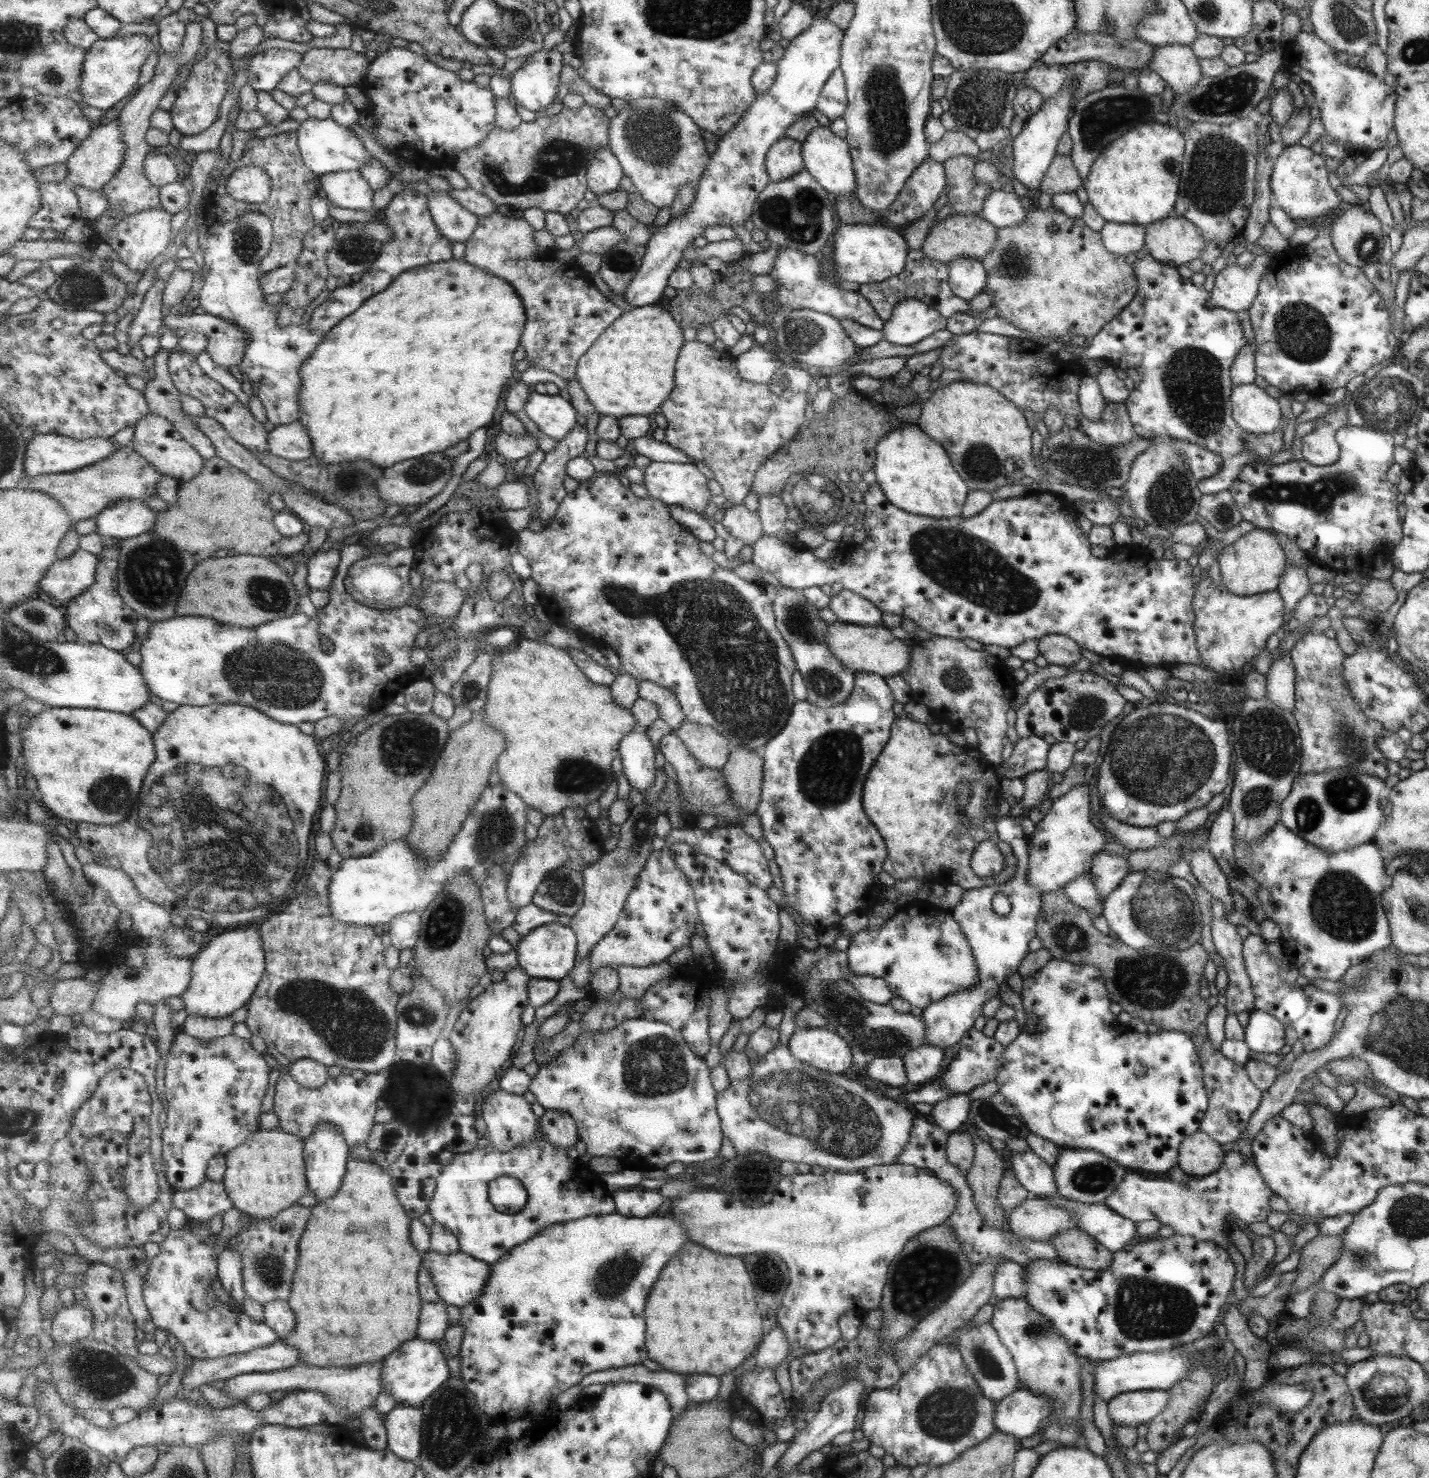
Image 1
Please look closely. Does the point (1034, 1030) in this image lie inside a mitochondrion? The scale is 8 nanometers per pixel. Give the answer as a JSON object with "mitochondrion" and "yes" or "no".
{"mitochondrion":"no"}

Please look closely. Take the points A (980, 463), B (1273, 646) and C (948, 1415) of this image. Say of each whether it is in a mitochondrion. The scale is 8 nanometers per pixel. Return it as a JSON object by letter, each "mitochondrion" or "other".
{"A":"mitochondrion","B":"other","C":"mitochondrion"}

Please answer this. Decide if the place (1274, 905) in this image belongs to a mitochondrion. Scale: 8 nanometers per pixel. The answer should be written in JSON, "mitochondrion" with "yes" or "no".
{"mitochondrion":"no"}

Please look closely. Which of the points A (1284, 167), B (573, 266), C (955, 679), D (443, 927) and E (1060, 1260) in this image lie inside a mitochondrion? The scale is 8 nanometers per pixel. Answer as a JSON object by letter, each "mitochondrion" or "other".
{"A":"other","B":"other","C":"mitochondrion","D":"mitochondrion","E":"other"}

